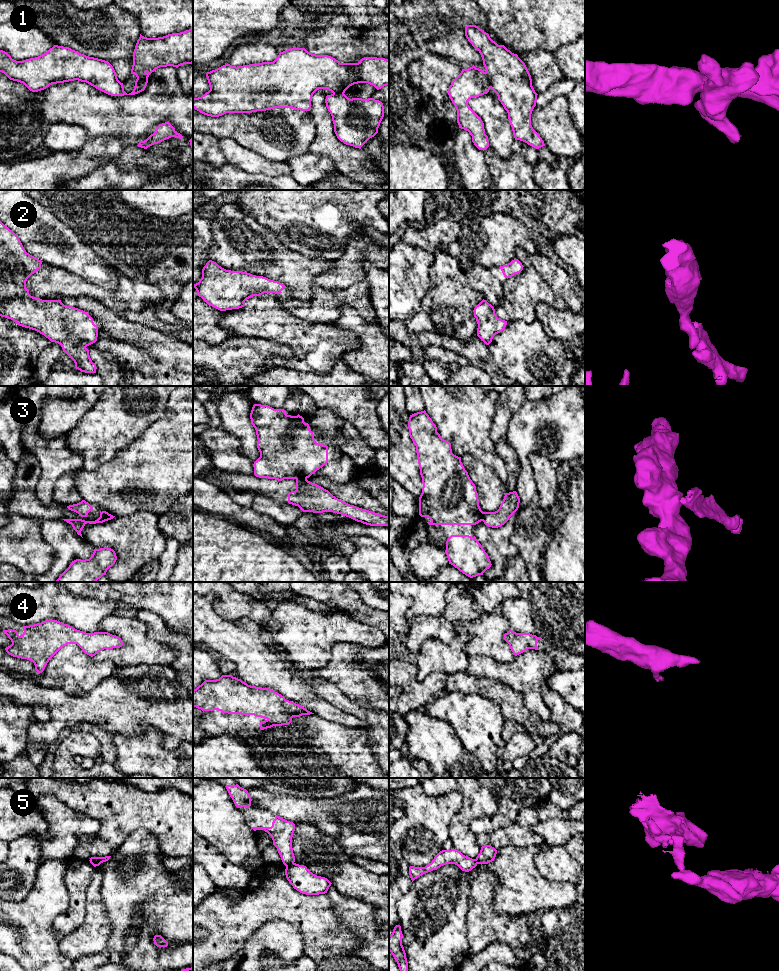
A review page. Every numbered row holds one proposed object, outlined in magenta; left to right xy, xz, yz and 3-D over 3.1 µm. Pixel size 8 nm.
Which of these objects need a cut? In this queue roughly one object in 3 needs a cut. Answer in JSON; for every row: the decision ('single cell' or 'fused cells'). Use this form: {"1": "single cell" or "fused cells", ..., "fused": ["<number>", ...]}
{"1": "fused cells", "2": "single cell", "3": "fused cells", "4": "single cell", "5": "fused cells", "fused": ["1", "3", "5"]}

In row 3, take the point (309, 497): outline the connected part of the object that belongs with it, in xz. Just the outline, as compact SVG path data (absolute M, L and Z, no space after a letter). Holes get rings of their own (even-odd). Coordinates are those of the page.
M307 479L296 480L296 490L288 493L288 503L298 506L303 512L333 512L349 517L357 522L361 522L366 525L389 527L389 516L381 515L366 509L356 507L354 505L350 505L333 496L328 490L308 481Z

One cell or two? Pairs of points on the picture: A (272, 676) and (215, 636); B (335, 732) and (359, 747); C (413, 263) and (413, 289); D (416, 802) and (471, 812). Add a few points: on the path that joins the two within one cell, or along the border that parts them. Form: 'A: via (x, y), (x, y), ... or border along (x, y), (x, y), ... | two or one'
A: via (258, 662), (238, 642), (229, 640) | one
B: via (339, 738), (349, 748), (353, 747) | one
C: via (413, 269), (413, 283) | one
D: border along (457, 790), (462, 806), (452, 817), (449, 831) | two

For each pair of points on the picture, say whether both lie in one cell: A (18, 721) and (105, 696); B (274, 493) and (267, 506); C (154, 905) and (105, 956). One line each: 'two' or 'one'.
A: two
B: two
C: two

